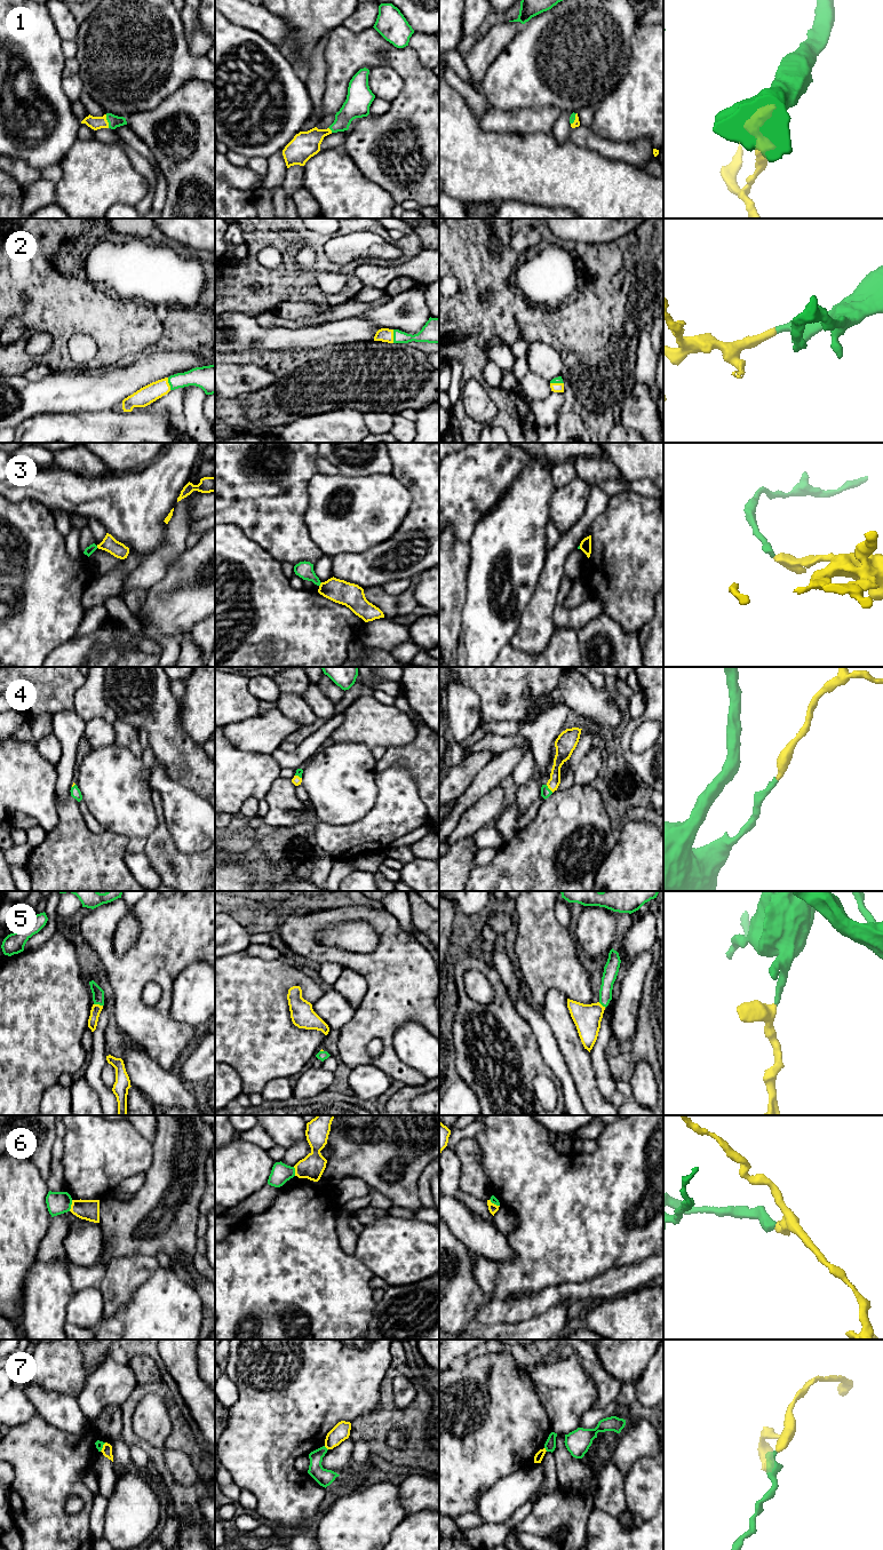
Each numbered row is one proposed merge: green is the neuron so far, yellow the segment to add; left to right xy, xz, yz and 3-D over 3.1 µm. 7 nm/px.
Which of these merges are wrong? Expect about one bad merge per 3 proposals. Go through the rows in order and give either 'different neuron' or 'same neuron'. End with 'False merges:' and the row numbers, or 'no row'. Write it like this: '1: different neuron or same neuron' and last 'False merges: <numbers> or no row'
1: same neuron
2: same neuron
3: different neuron
4: same neuron
5: same neuron
6: different neuron
7: different neuron
False merges: 3, 6, 7

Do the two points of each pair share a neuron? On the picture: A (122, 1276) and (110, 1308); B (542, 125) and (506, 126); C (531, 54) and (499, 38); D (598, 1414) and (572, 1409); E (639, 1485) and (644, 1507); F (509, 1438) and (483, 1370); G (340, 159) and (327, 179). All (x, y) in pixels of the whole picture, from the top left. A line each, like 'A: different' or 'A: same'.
A: same
B: same
C: different
D: different
E: same
F: same
G: same

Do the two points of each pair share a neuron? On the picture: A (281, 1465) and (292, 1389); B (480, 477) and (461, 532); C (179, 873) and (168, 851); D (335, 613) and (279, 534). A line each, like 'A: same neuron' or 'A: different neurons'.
A: same neuron
B: same neuron
C: same neuron
D: different neurons

